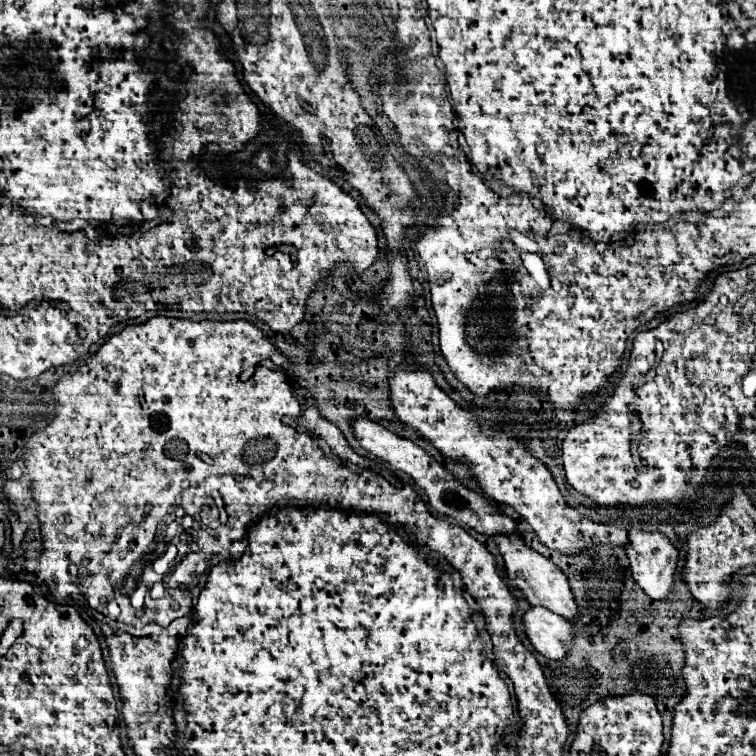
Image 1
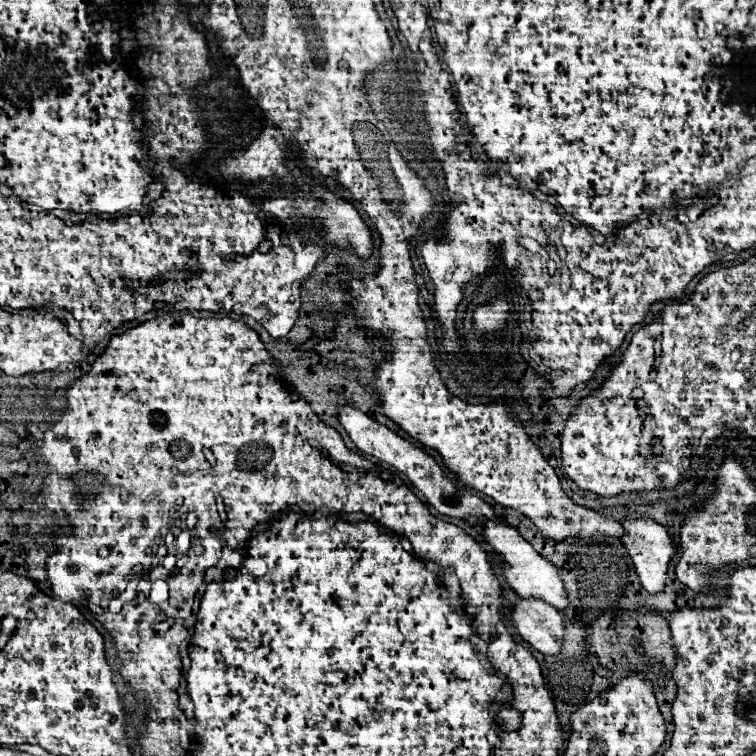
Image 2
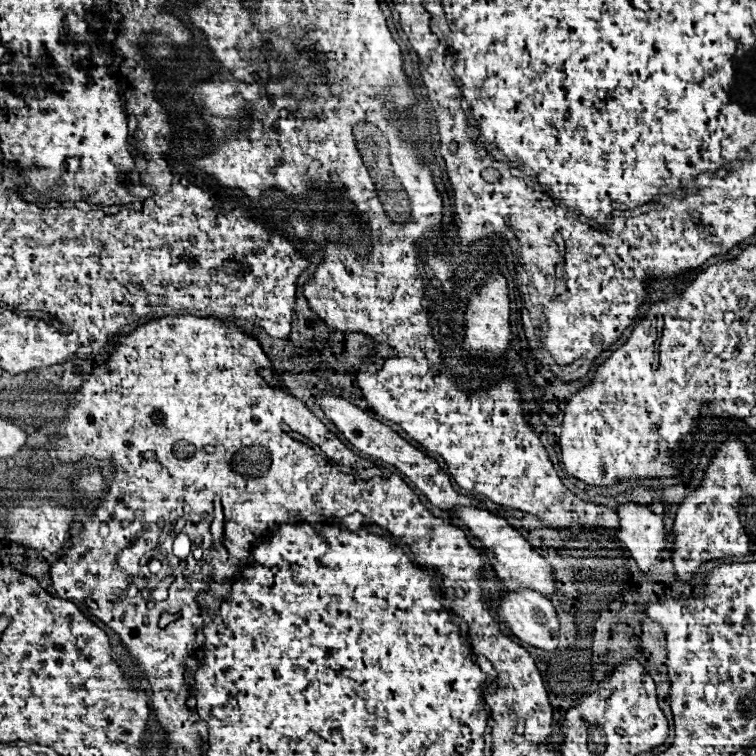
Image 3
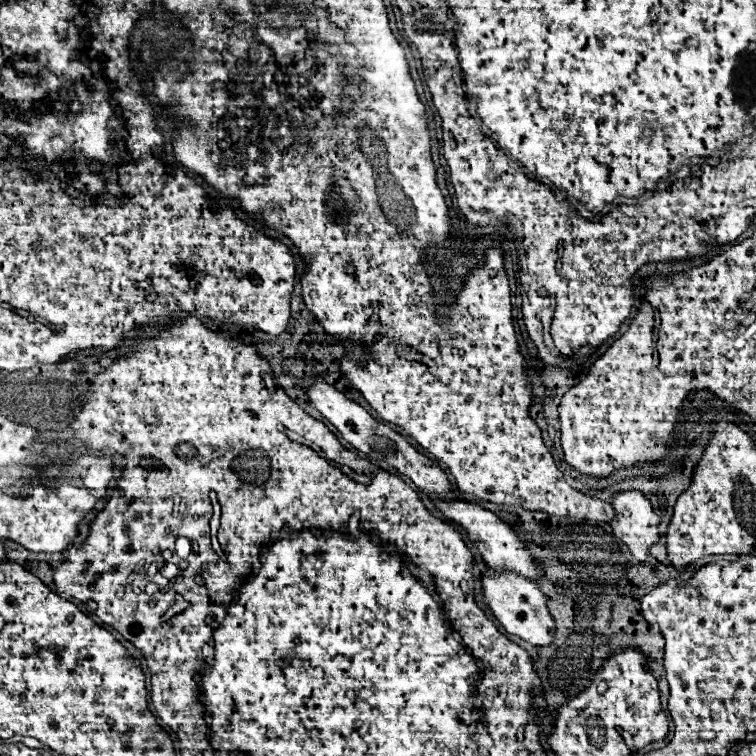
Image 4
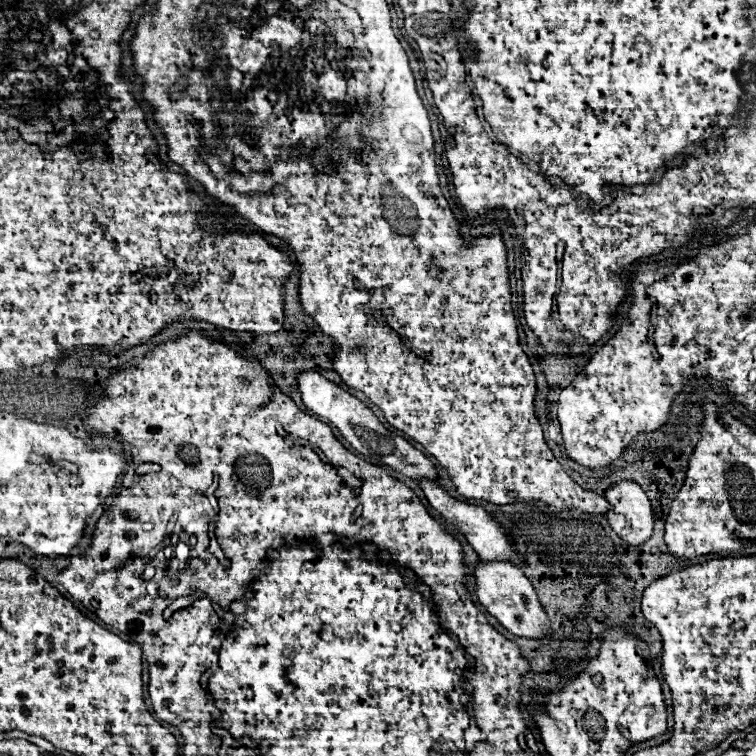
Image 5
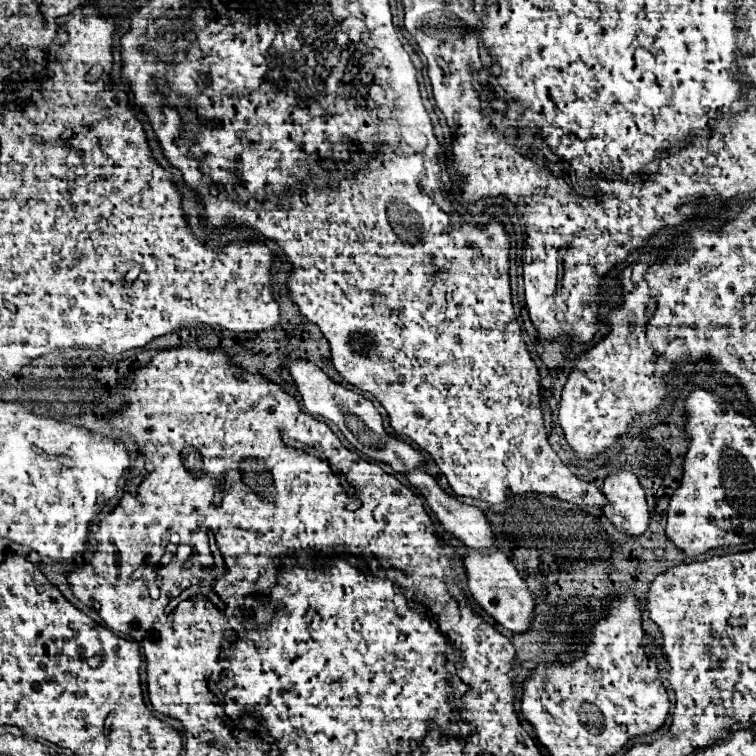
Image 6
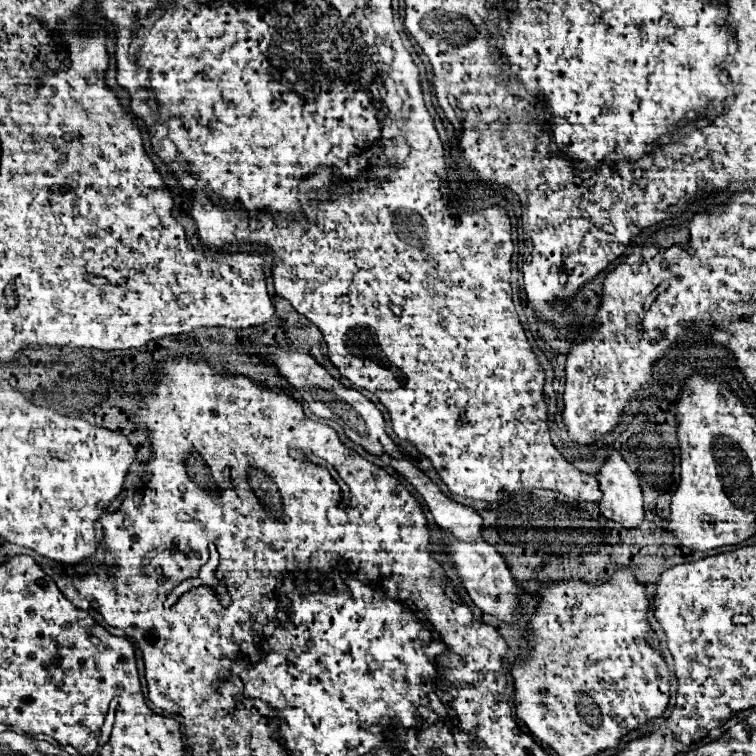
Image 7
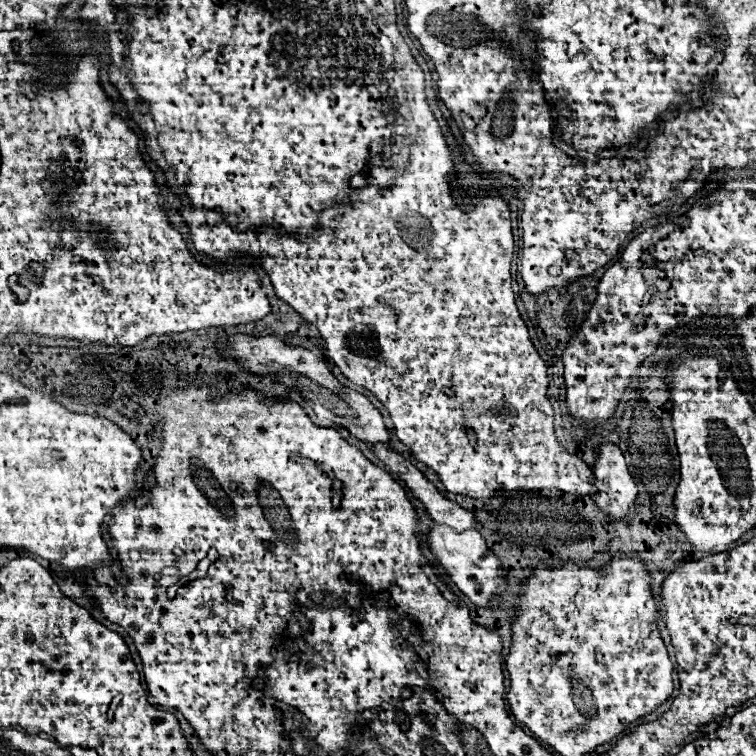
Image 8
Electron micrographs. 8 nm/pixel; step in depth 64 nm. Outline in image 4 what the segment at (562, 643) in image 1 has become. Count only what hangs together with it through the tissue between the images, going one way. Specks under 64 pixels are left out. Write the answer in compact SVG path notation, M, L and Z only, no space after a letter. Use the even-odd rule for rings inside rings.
M490 568L482 576L482 594L484 602L498 618L498 622L506 628L508 634L514 634L530 644L548 646L554 642L554 620L546 608L546 598L538 590L538 586L516 572L498 572Z

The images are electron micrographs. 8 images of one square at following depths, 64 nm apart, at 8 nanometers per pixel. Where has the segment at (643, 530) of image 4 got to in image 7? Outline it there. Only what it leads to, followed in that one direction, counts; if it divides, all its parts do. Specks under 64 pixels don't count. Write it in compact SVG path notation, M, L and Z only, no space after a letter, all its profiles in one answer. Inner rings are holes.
M610 448L608 452L610 456L596 476L602 490L598 508L608 520L620 522L628 530L640 528L644 520L644 506L638 478L616 450Z

